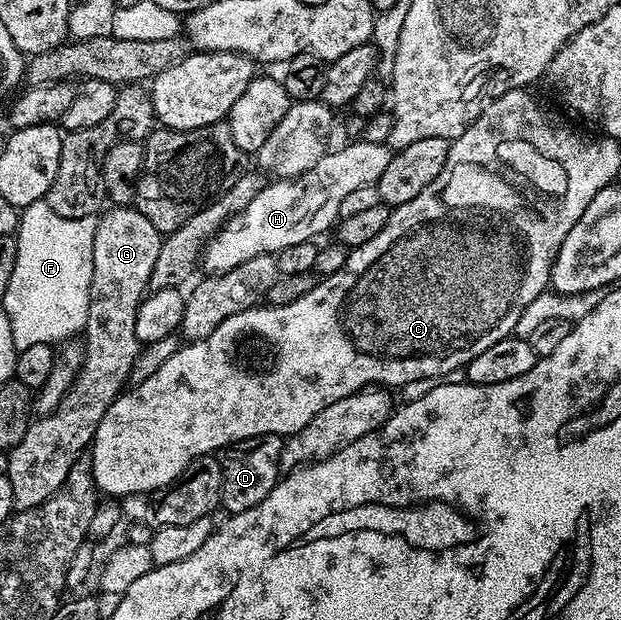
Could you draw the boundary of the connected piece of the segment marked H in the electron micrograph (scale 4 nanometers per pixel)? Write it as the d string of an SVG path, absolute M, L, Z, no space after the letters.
M364 141L346 142L346 147L338 151L330 150L307 173L298 179L278 179L262 186L261 192L235 217L231 217L219 229L219 233L209 243L203 252L204 270L211 275L221 275L224 271L235 269L235 265L243 265L243 261L251 261L251 257L260 255L277 255L289 245L298 245L299 242L316 240L325 230L332 228L339 219L339 205L347 198L347 193L359 189L363 185L374 185L379 177L383 177L383 169L392 161L394 152L386 144L369 144Z

